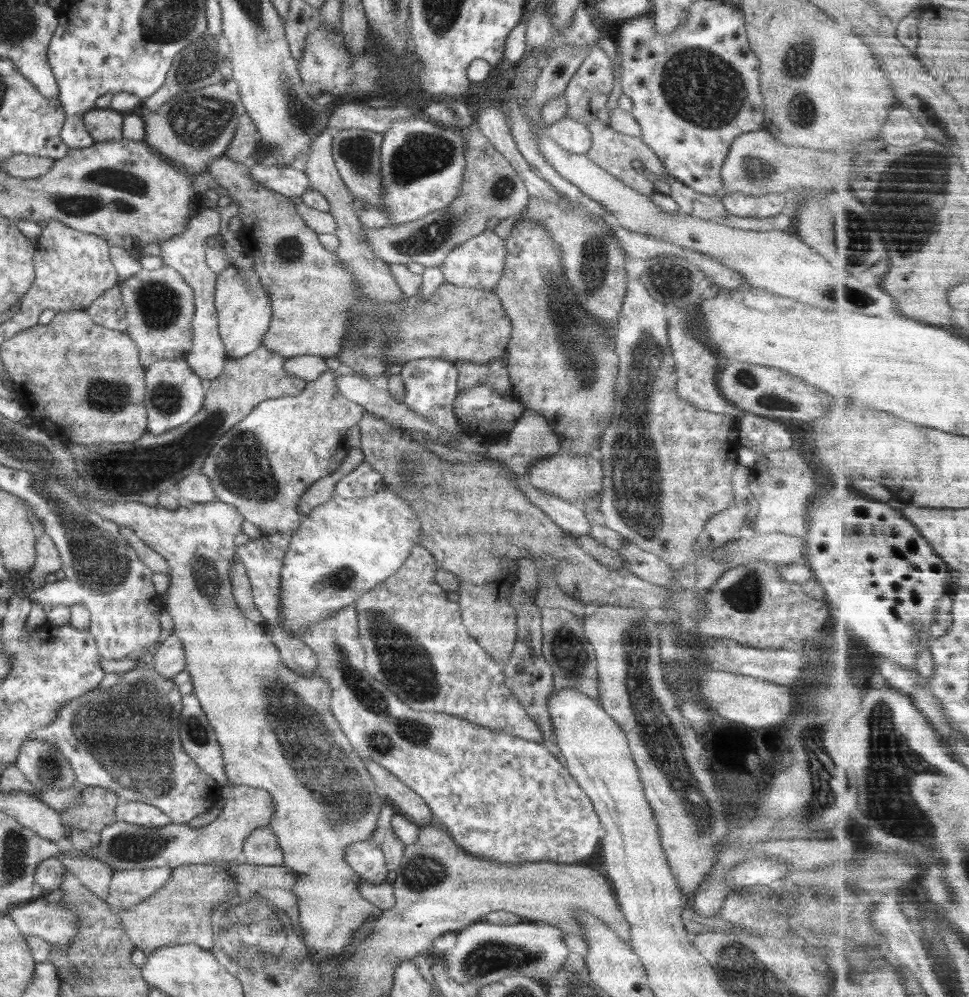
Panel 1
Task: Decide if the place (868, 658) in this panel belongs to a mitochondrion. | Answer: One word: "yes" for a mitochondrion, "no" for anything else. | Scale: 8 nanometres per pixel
no

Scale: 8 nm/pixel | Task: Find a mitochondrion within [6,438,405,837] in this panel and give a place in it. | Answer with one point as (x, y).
(141, 707)

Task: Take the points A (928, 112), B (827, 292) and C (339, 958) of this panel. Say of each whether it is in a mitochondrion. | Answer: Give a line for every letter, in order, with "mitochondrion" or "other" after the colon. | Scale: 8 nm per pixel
A: mitochondrion
B: mitochondrion
C: other

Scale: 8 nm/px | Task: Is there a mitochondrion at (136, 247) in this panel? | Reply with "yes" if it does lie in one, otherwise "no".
no

